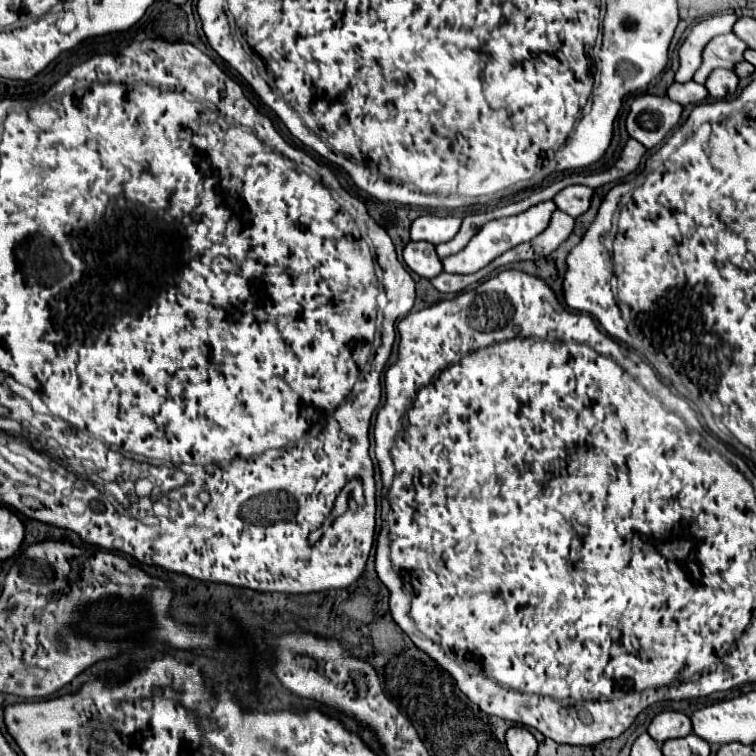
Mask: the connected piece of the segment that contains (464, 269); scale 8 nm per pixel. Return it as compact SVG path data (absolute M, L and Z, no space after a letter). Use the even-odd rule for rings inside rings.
M549 200L549 202L541 202L517 216L509 216L509 218L499 218L499 220L491 220L489 224L485 224L471 240L469 244L453 254L453 256L447 256L443 258L443 270L445 272L453 272L453 274L473 274L481 268L485 268L491 260L495 260L497 256L501 256L503 252L523 244L523 242L529 242L533 240L537 234L541 234L541 230L545 230L545 226L549 226L549 218L553 216L553 210L557 210L557 206Z

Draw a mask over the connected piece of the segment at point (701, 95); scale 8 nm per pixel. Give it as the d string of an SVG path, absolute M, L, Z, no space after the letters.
M673 82L667 90L667 96L673 100L673 102L679 102L681 106L687 106L687 104L699 104L703 102L709 92L705 86L697 84L697 82L685 82L685 84L679 84L679 82Z

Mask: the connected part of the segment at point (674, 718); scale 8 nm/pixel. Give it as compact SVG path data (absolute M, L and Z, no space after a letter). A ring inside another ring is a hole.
M661 712L653 718L653 722L649 724L649 734L657 744L663 744L669 738L681 738L687 736L693 730L691 726L691 718L683 712Z

